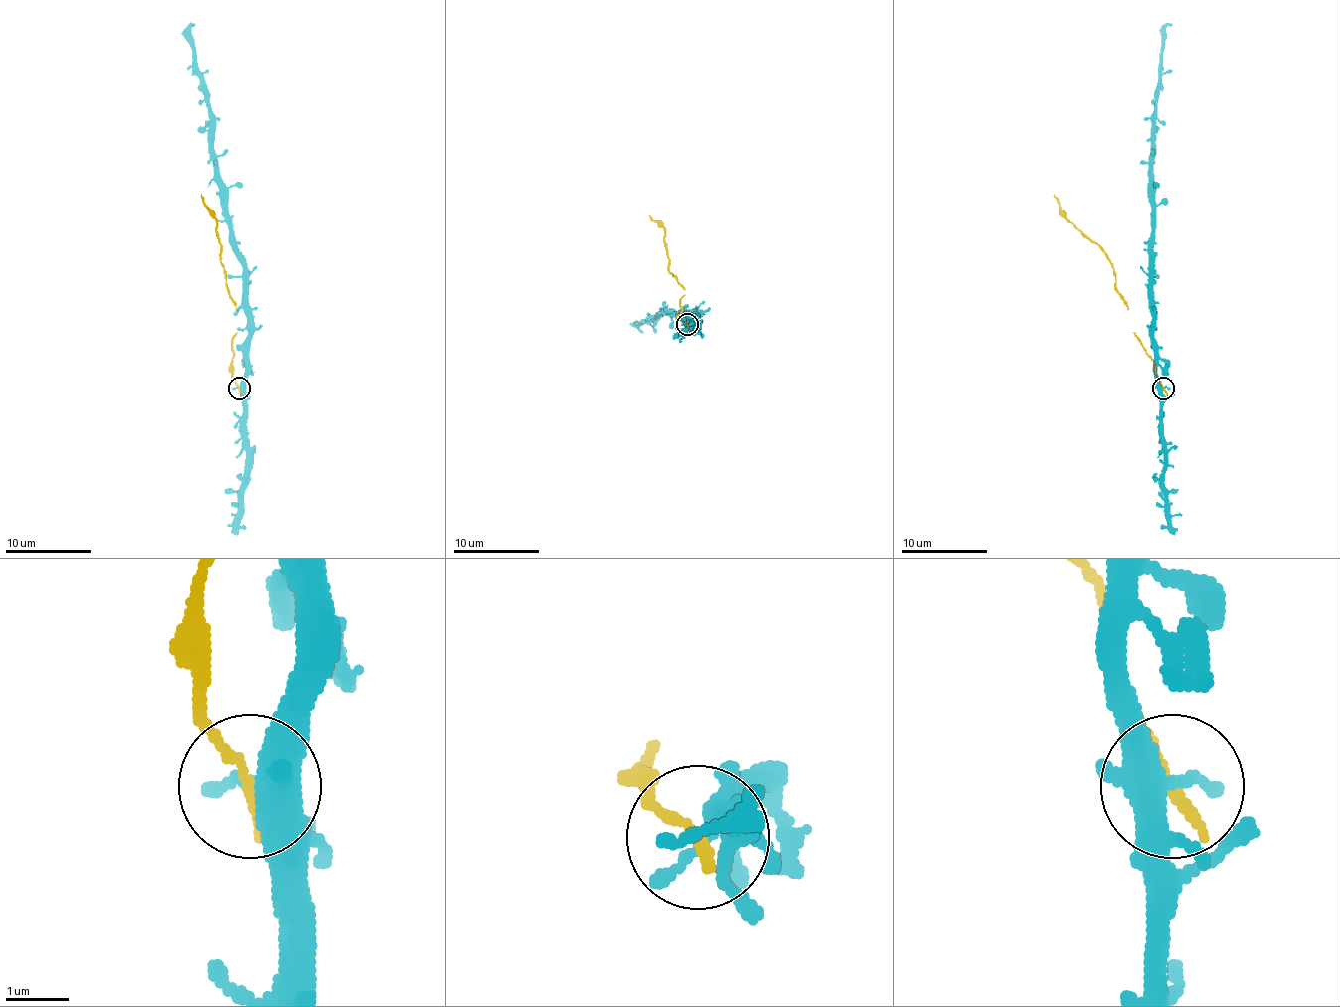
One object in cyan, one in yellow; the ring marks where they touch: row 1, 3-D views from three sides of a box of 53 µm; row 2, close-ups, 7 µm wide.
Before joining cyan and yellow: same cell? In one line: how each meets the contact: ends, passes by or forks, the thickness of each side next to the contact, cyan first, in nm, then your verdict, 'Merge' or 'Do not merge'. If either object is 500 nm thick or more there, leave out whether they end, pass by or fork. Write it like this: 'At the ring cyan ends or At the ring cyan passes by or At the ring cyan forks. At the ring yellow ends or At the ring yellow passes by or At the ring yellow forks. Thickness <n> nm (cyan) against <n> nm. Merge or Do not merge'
At the ring cyan forks. At the ring yellow ends. Thickness 320 nm (cyan) against 200 nm. Do not merge

